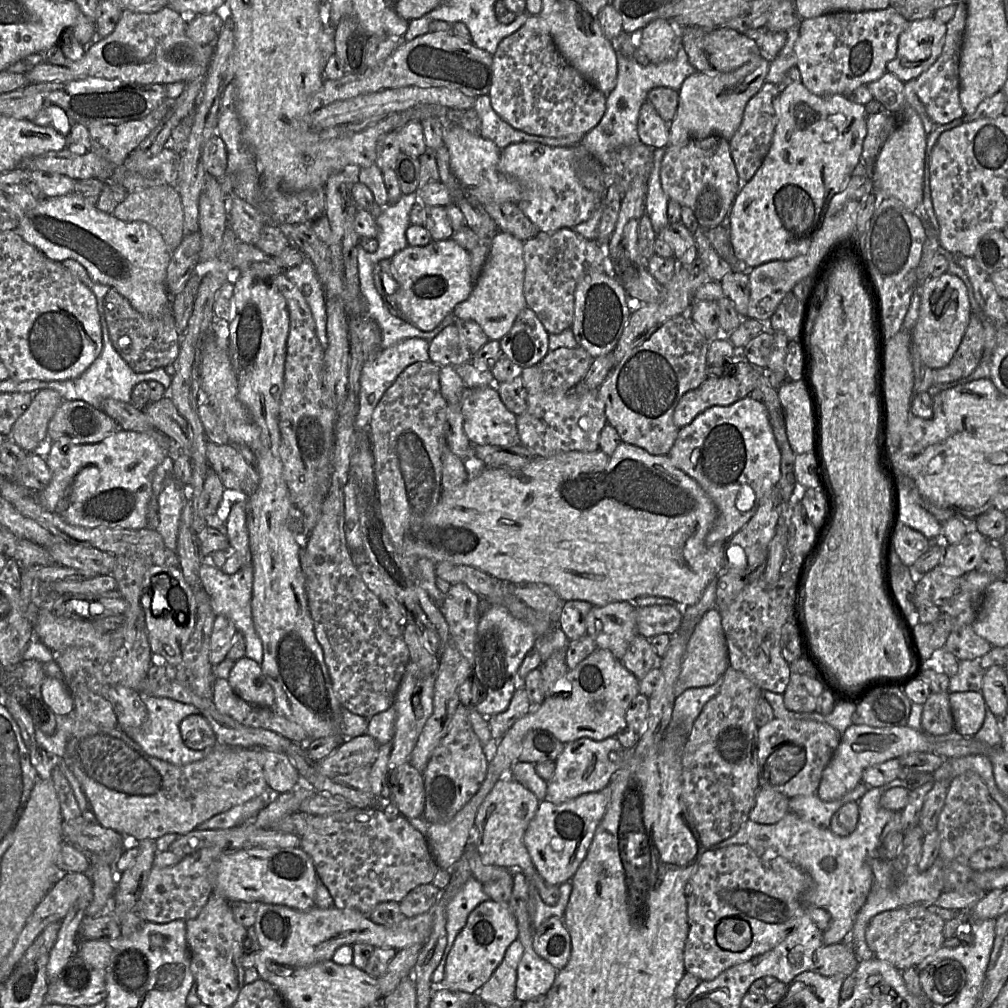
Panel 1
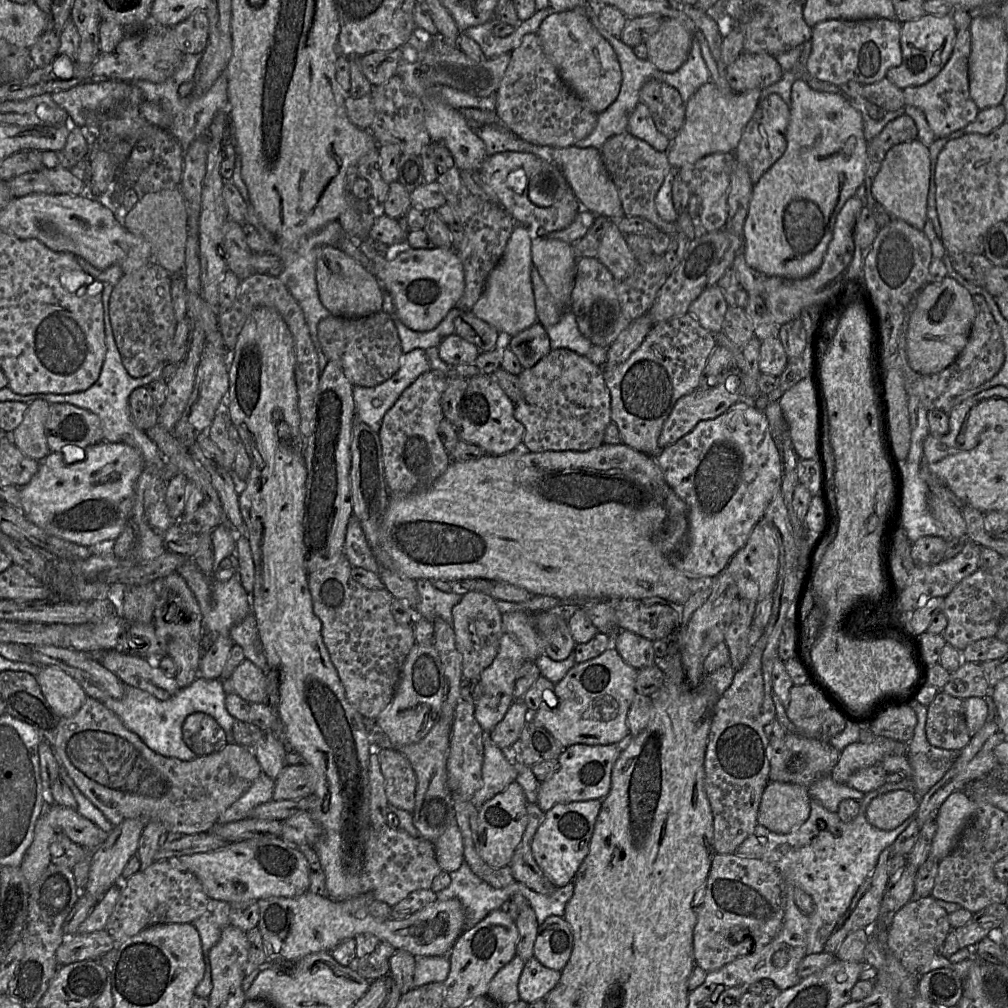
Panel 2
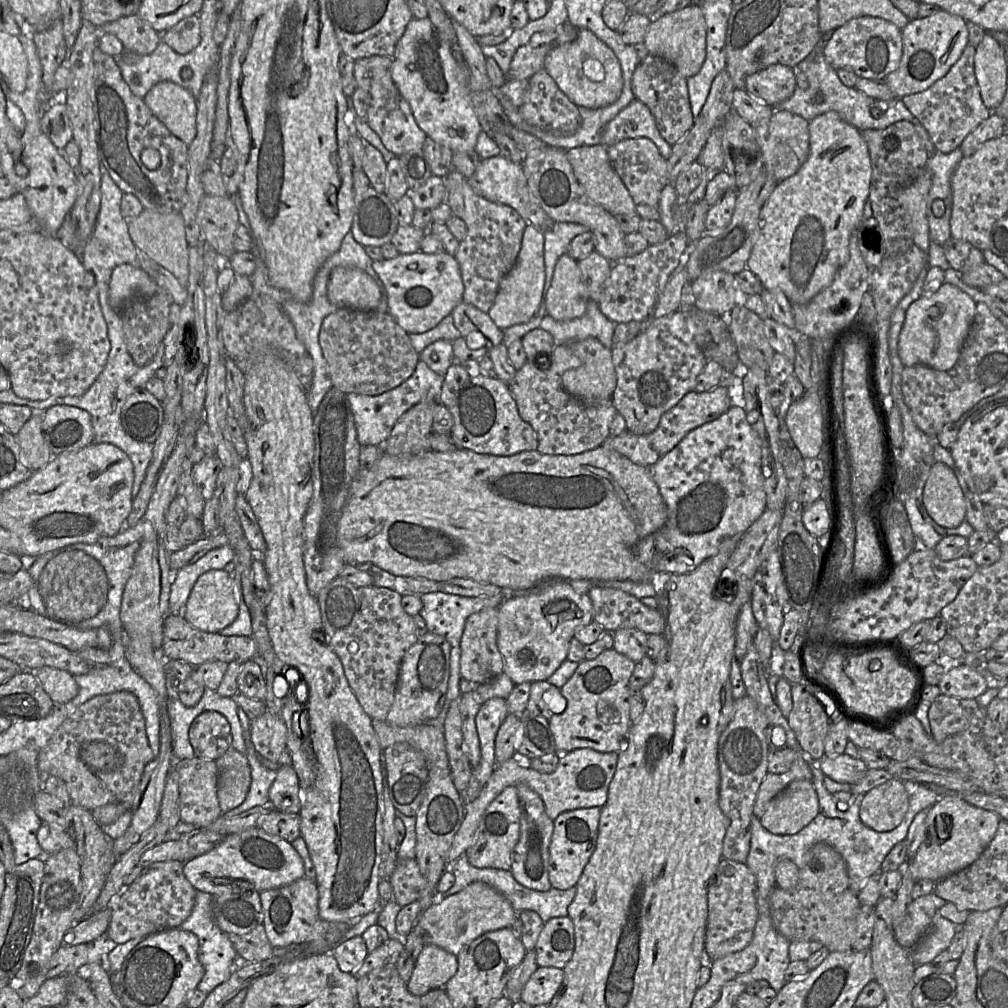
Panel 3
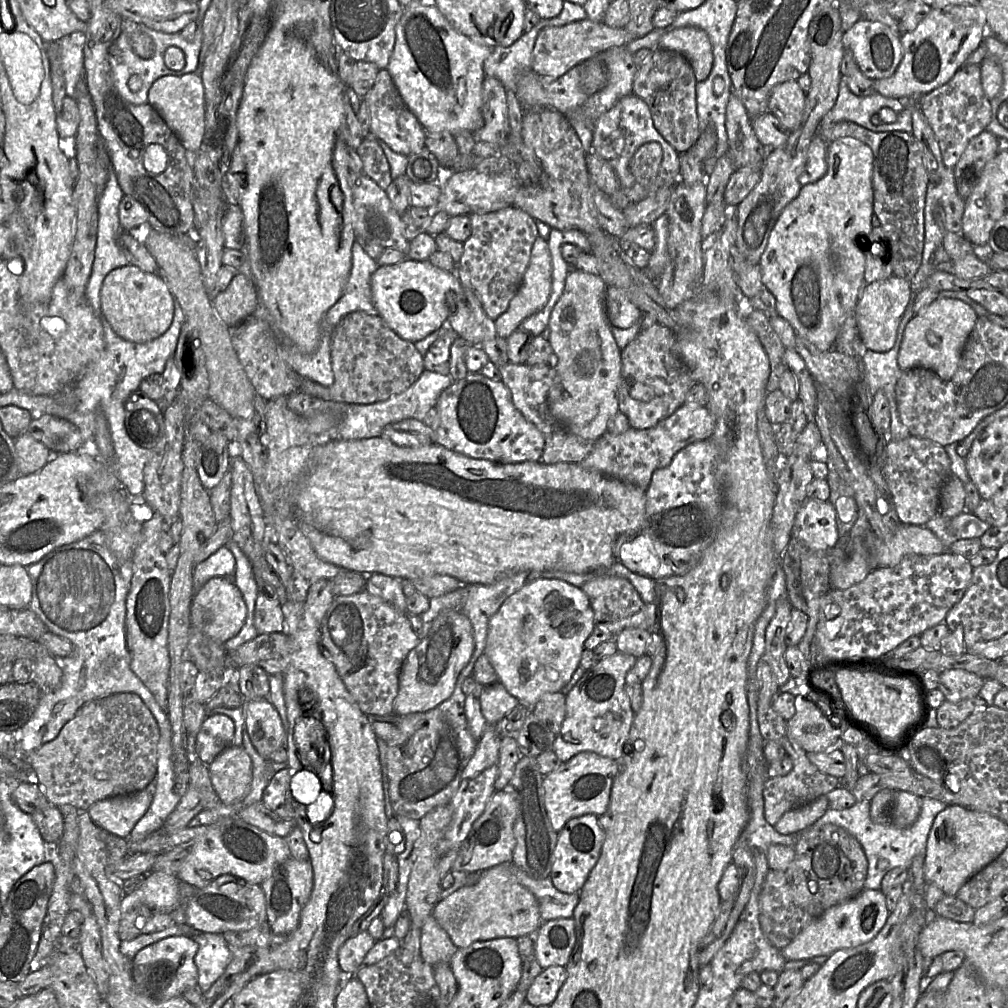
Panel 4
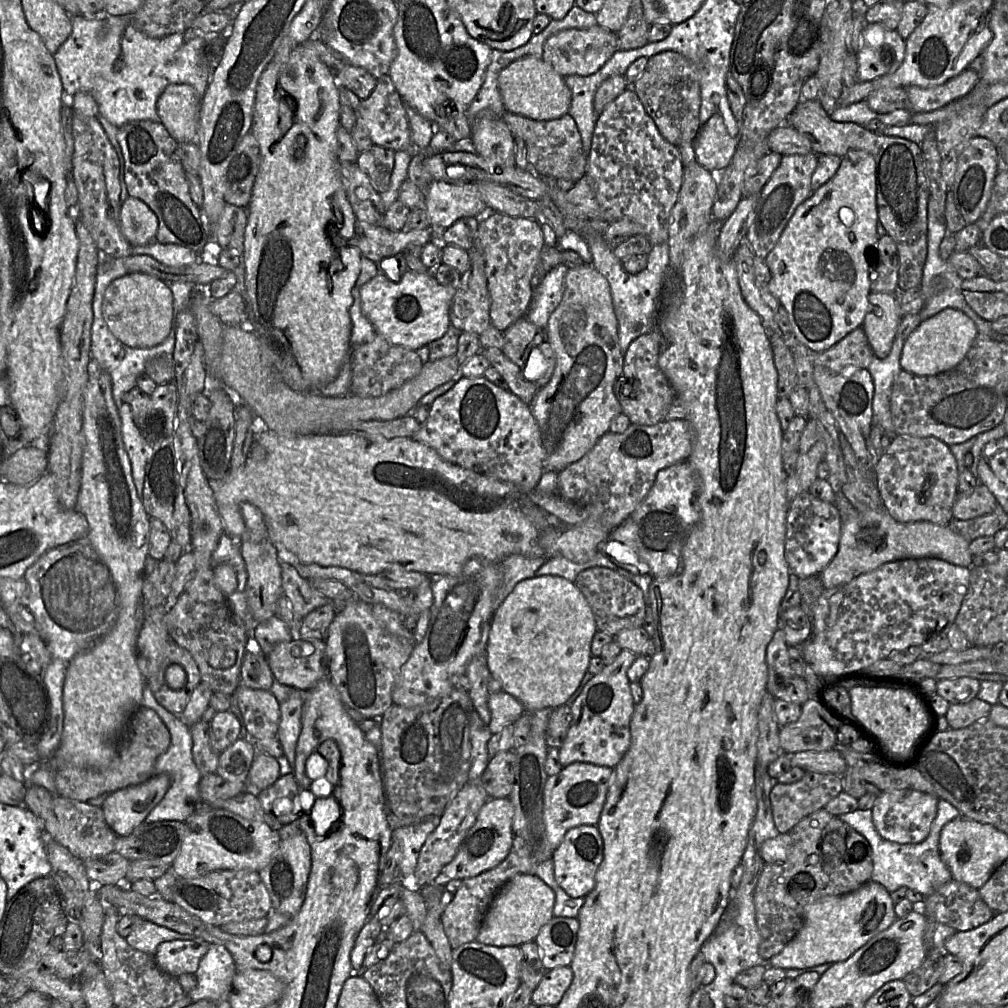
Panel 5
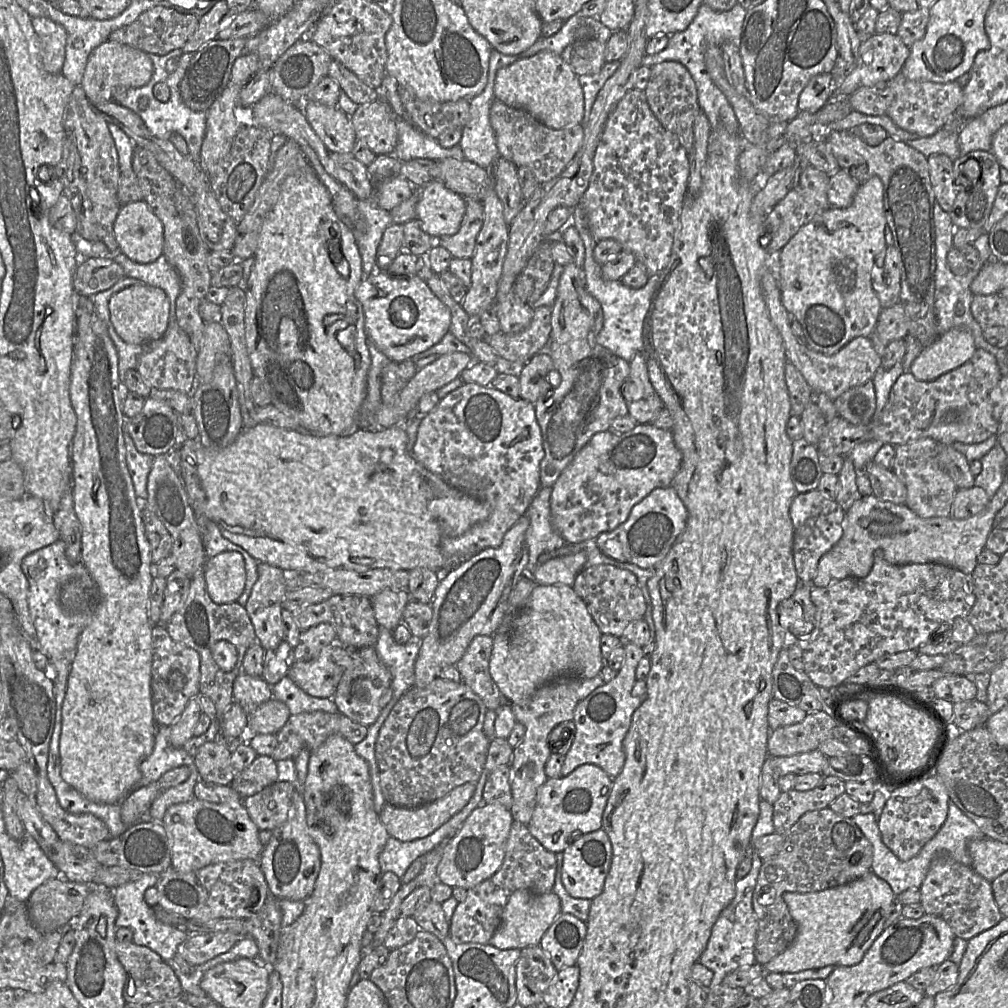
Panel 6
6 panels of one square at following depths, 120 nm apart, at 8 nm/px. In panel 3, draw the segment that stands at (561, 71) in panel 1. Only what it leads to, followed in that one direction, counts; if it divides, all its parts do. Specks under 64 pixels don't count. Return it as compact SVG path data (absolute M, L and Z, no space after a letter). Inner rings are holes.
M545 68L528 79L519 112L529 124L562 134L574 133L581 123L578 106L570 101Z

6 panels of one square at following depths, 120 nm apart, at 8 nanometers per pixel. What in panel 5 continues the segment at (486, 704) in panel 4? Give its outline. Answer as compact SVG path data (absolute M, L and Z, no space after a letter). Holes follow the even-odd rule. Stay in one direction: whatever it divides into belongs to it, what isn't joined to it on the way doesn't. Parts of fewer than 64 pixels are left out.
M502 690L490 693L488 707L491 713L488 728L492 734L500 732L508 725L513 725L526 712L516 698Z

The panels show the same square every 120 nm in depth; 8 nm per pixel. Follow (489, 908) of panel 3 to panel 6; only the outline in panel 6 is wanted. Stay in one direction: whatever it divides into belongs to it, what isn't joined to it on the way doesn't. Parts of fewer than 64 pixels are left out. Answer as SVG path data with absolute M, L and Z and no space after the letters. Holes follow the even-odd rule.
M527 889L516 890L508 899L500 926L491 938L490 944L501 950L522 950L529 946L539 946L543 935L560 914L561 902L554 891L536 894Z

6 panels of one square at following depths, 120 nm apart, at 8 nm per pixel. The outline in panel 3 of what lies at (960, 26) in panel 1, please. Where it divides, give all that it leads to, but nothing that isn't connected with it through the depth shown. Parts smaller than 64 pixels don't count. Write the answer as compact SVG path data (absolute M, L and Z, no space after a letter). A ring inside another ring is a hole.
M968 43L959 59L942 78L922 92L900 98L928 131L936 149L942 153L951 153L959 148L967 135L985 121L992 112L981 99L975 76L975 53L976 47Z

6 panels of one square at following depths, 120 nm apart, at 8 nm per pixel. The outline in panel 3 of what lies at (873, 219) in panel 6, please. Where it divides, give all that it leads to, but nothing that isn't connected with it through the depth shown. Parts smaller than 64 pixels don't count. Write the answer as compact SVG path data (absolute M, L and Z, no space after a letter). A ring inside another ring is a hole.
M834 111L820 114L809 121L808 124L809 156L795 174L777 184L766 203L763 205L759 215L757 238L747 260L747 267L759 278L763 287L771 292L782 293L792 305L806 304L819 292L830 286L838 270L847 262L849 258L850 238L852 234L858 230L864 218L864 206L869 197L872 176L868 145L861 136L861 132L856 127L843 121Z

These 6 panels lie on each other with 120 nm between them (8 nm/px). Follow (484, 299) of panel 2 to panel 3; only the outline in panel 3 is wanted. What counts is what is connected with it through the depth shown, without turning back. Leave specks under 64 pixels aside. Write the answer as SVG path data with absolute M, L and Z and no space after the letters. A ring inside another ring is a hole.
M527 224L515 265L500 281L488 315L502 330L530 321L540 307L545 280L544 233Z

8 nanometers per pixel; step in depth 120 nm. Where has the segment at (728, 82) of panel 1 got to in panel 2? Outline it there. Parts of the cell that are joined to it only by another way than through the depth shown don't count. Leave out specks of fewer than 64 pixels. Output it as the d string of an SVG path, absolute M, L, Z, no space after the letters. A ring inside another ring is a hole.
M712 81L700 86L685 103L684 124L665 151L671 167L679 169L716 152L734 152L760 98L759 88L725 94Z

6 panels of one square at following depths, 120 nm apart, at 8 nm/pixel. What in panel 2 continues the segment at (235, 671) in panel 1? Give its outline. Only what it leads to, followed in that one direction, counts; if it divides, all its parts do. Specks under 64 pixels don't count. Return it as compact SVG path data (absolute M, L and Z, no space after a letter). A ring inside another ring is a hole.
M247 658L233 671L229 688L249 703L267 702L267 679L264 671Z

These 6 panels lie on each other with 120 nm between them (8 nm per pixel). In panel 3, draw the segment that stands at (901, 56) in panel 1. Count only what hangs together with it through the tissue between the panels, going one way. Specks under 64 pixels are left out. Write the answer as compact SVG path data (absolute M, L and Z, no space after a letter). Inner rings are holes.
M945 10L909 20L902 29L903 55L896 70L885 77L885 82L896 98L922 92L942 78L959 59L969 43L966 20Z

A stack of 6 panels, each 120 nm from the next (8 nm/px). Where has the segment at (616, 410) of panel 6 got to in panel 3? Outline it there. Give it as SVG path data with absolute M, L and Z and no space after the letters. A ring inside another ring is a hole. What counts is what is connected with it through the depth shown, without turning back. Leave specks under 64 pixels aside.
M565 253L557 260L546 298L547 314L558 321L581 317L590 296L578 261ZM596 338L569 343L573 353L581 360L577 368L567 370L562 376L563 388L587 405L597 405L611 400L617 384L617 375L612 361L612 349L605 347Z

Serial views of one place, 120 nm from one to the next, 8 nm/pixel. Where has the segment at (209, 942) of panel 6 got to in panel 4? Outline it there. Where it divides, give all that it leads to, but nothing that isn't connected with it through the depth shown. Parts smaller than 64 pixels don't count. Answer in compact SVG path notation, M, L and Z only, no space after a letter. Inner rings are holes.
M170 936L141 949L132 959L132 975L137 991L159 1001L183 995L186 989L198 982L198 969L194 960L198 949L198 943L188 936Z

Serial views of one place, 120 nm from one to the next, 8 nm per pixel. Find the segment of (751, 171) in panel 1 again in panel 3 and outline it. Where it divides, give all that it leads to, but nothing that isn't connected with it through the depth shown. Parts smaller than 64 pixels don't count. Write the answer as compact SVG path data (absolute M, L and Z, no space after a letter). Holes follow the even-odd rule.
M774 107L774 112L766 123L754 127L754 134L762 151L763 167L778 180L795 174L809 156L809 122L802 116Z

